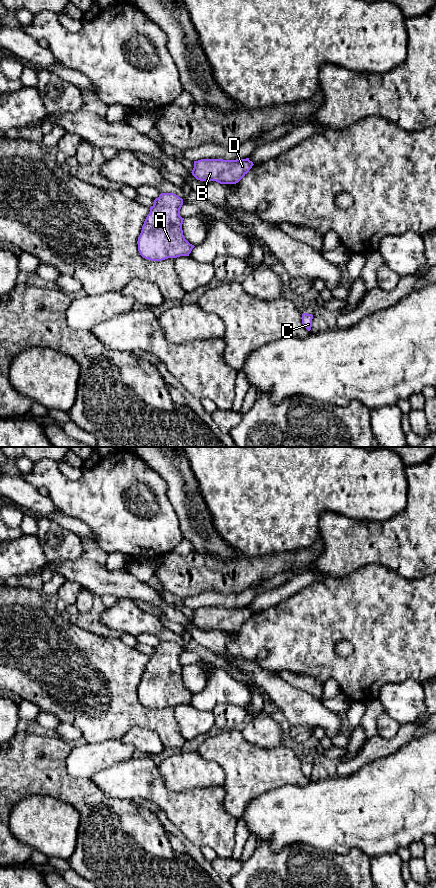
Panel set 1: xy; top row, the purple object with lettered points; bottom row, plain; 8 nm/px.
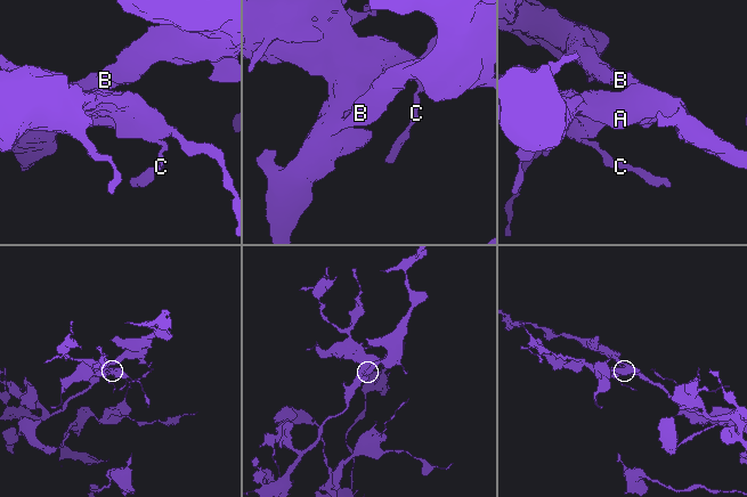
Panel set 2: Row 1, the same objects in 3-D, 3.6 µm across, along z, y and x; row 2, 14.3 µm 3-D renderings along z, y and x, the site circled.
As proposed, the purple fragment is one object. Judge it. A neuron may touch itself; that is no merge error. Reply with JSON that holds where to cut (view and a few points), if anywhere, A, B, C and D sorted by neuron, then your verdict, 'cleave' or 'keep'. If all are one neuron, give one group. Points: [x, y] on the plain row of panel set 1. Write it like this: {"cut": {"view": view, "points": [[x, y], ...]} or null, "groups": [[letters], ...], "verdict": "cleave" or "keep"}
{"cut": null, "groups": [["A", "B", "C", "D"]], "verdict": "keep"}

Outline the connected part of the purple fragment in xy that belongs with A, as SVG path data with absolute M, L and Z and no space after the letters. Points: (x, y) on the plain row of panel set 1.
M161 641L150 655L138 685L140 703L151 709L189 704L195 695L183 683L180 664L183 647L174 641Z

